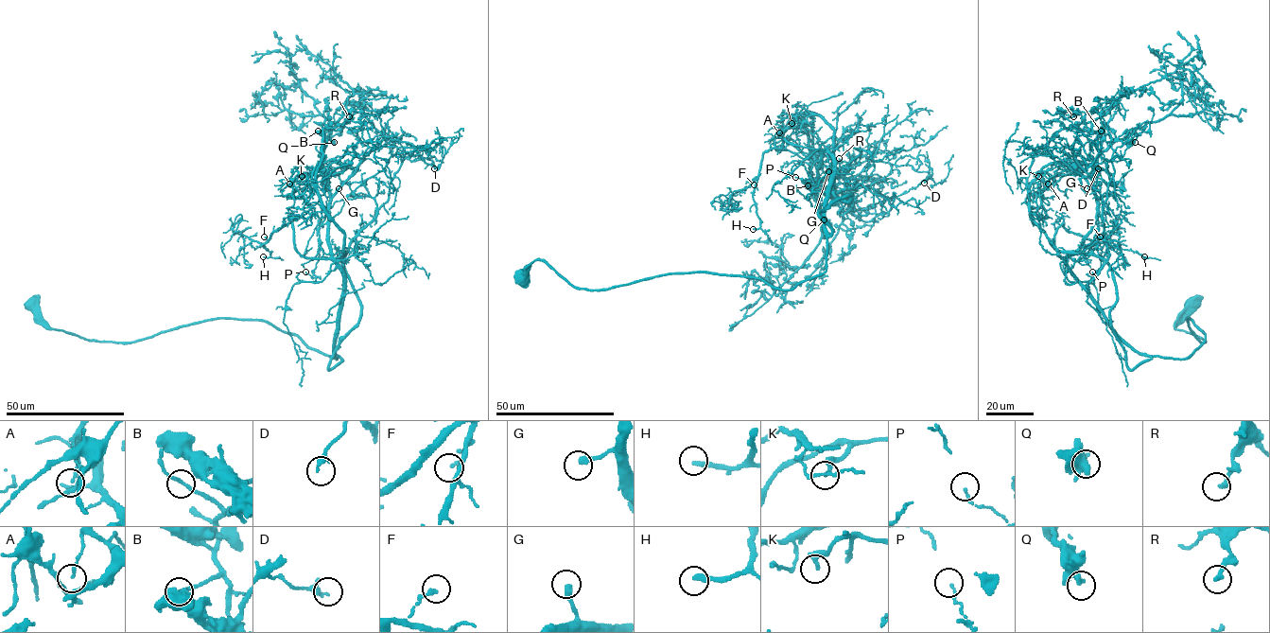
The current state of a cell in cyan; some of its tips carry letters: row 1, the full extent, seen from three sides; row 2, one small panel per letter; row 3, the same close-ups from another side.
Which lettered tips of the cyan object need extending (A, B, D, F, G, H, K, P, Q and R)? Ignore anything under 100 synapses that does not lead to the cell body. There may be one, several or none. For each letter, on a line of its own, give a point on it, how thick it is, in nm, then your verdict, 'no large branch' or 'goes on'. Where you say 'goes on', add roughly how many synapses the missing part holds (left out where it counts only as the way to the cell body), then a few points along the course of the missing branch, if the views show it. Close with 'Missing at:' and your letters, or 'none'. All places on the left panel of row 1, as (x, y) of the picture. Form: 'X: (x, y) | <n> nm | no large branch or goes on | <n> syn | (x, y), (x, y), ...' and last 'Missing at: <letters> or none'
A: (289, 184) | 130 nm | no large branch
B: (318, 131) | 160 nm | no large branch
D: (434, 168) | 200 nm | no large branch
F: (264, 237) | 200 nm | no large branch
G: (339, 188) | 280 nm | no large branch
H: (263, 256) | 280 nm | goes on | 180 syn | (263, 256), (256, 254), (231, 233), (248, 251)
K: (302, 176) | 320 nm | no large branch
P: (305, 272) | 120 nm | no large branch
Q: (334, 142) | 320 nm | no large branch
R: (349, 116) | 240 nm | no large branch
Missing at: H

